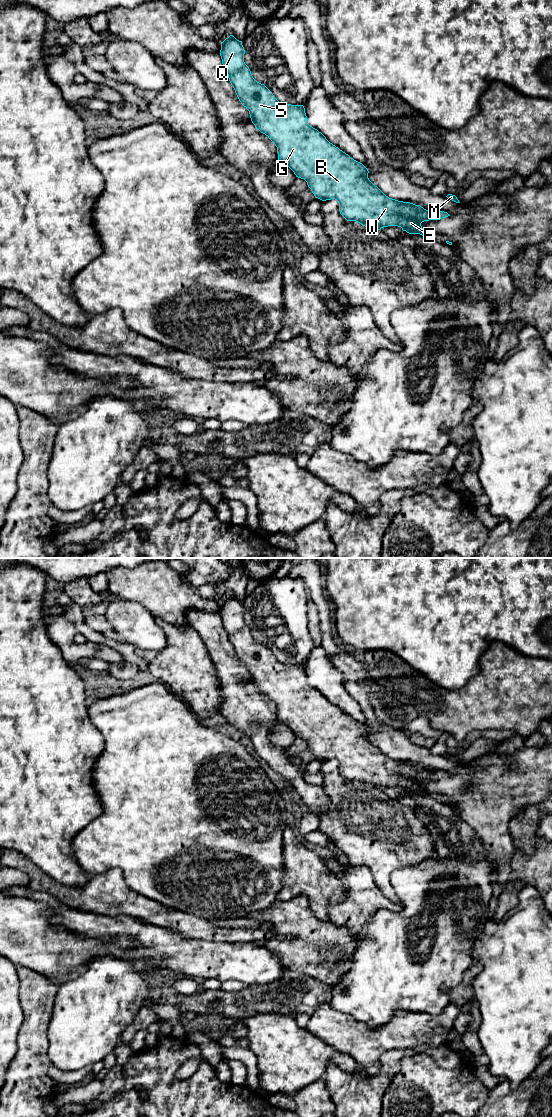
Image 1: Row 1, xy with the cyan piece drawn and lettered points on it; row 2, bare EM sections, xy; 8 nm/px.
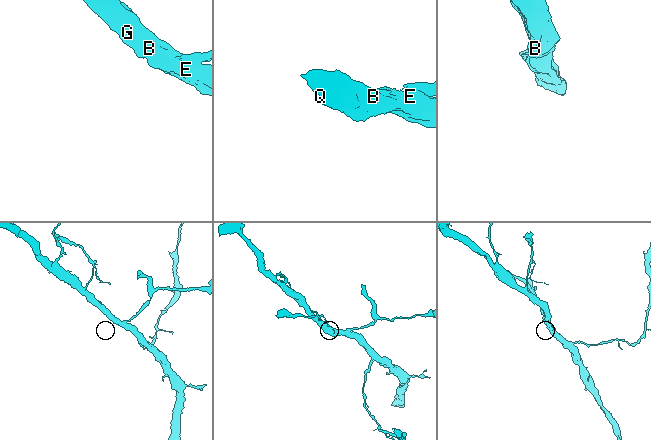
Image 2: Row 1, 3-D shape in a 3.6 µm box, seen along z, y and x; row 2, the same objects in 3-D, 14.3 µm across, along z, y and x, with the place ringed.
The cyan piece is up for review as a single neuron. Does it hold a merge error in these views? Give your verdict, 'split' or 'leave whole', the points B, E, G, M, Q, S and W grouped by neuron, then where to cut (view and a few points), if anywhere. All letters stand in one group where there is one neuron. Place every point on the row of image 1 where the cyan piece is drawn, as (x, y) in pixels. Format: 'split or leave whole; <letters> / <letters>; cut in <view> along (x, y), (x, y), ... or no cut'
leave whole; B E G M Q S W; no cut

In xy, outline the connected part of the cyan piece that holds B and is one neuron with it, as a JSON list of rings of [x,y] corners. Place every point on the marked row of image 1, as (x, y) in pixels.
[[[233,35],[221,42],[222,64],[239,101],[249,111],[252,123],[275,144],[278,160],[287,165],[296,177],[307,182],[315,198],[337,200],[340,214],[347,221],[356,221],[372,230],[398,226],[409,234],[429,236],[422,228],[422,222],[450,216],[444,211],[426,210],[420,205],[386,196],[369,180],[369,171],[362,163],[330,143],[321,132],[308,124],[303,105],[283,104],[264,84],[257,82],[244,62],[244,54],[242,41]]]

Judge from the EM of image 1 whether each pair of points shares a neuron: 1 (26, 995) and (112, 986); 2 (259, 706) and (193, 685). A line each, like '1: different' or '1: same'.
1: different
2: different

